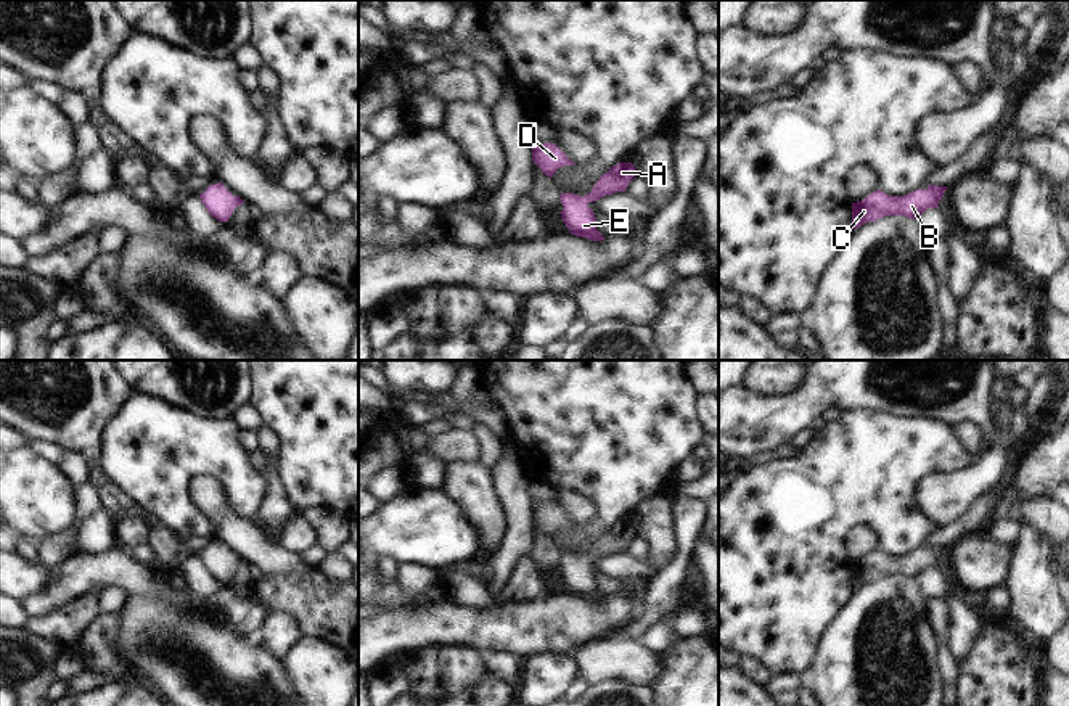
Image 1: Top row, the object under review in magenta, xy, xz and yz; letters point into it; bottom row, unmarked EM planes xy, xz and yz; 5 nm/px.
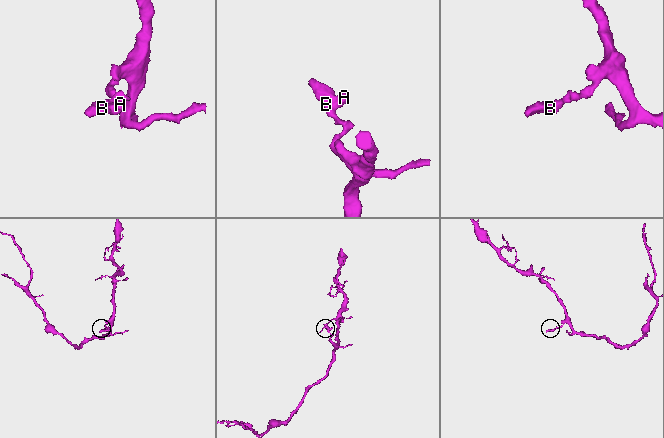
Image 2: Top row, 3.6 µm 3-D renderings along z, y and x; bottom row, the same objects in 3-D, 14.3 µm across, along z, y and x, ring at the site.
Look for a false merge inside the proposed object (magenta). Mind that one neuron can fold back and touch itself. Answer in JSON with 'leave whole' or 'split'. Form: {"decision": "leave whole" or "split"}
{"decision": "leave whole"}

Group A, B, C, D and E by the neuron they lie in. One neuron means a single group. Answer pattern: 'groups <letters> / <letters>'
groups A B C D E

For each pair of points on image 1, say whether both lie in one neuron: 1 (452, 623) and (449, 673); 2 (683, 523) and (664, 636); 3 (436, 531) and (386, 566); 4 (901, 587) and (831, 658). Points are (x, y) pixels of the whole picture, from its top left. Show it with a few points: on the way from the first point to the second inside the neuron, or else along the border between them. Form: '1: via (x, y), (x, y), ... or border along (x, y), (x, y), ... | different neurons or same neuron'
1: border along (413, 648), (426, 645), (470, 645), (479, 652) | different neurons
2: border along (680, 603), (638, 639) | different neurons
3: border along (378, 558), (391, 558), (397, 565) | different neurons
4: via (884, 605), (849, 640) | same neuron

